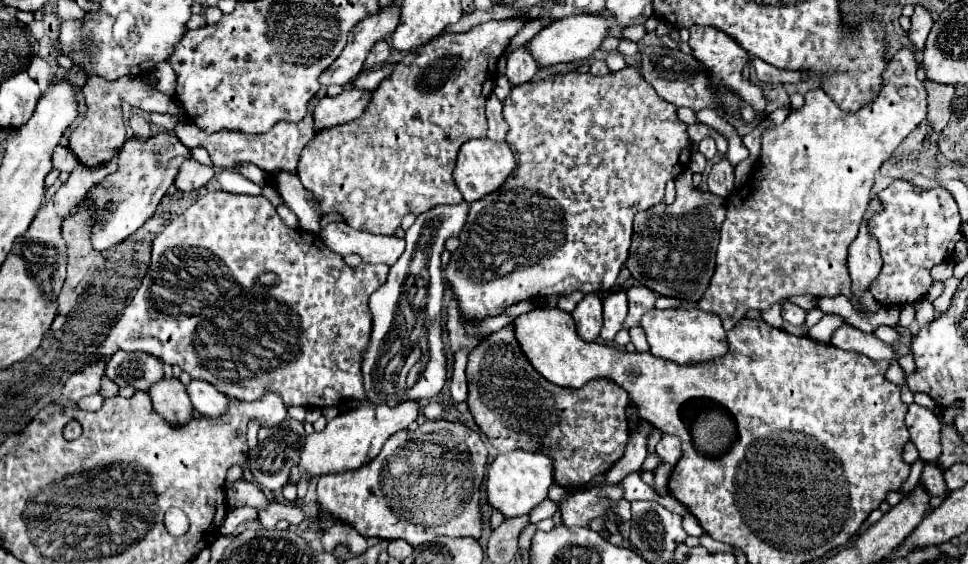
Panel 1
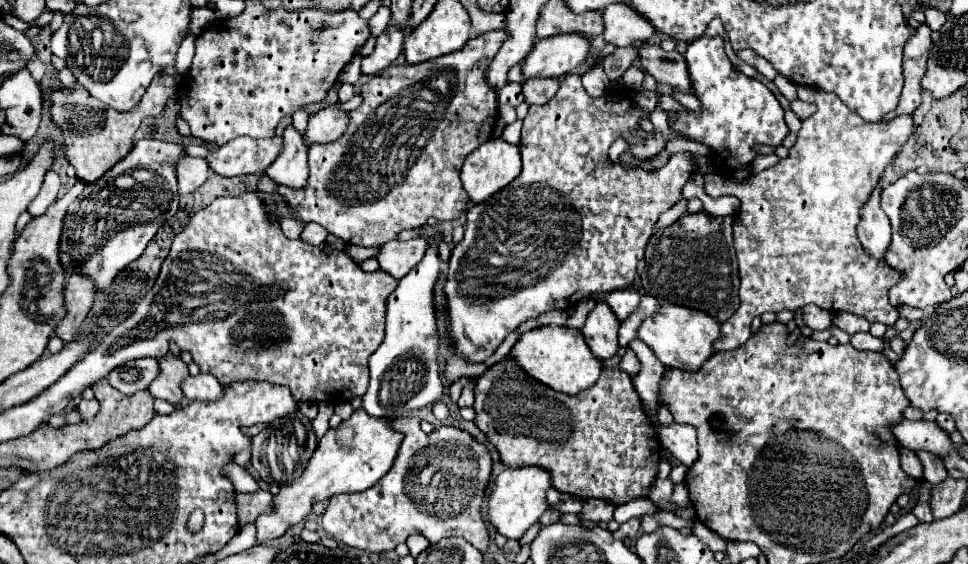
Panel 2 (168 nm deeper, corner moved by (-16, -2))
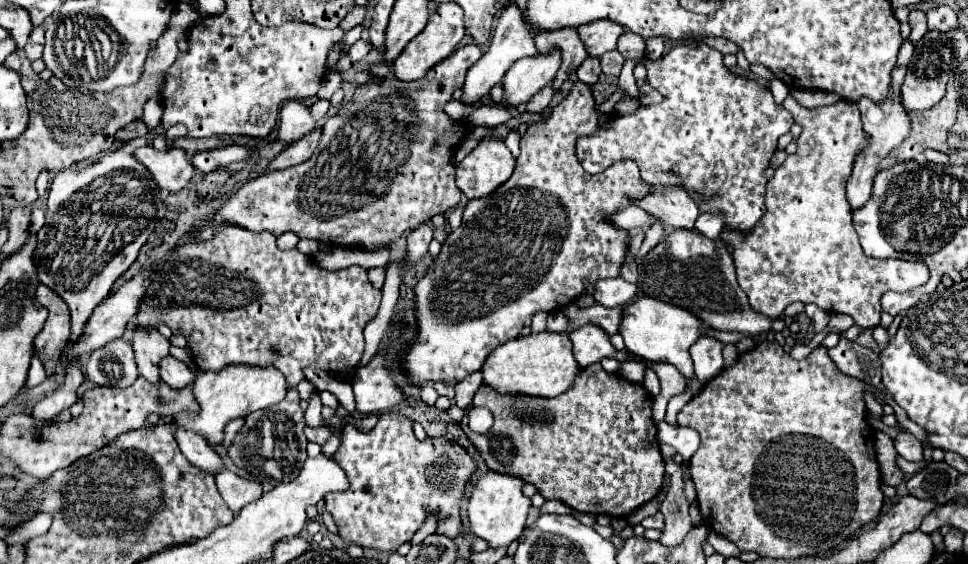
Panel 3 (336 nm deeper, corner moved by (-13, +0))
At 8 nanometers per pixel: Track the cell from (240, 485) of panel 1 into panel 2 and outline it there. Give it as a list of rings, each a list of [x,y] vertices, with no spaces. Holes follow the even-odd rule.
[[[234,462],[228,464],[228,468],[224,468],[224,472],[230,476],[236,492],[240,492],[240,494],[252,494],[252,492],[258,492],[260,490],[260,486],[252,478],[252,474],[248,470],[240,468],[238,464],[234,464]]]

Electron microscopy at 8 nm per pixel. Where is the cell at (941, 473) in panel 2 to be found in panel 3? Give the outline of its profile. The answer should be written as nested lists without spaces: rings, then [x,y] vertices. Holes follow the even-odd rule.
[[[899,428],[899,434],[895,436],[893,442],[895,442],[895,450],[901,458],[911,460],[911,462],[923,460],[923,446],[907,428]]]

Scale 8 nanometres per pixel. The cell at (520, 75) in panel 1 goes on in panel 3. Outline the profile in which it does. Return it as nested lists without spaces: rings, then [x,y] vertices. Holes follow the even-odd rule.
[[[545,86],[543,90],[539,90],[539,94],[535,94],[535,96],[529,100],[529,104],[527,104],[527,112],[541,114],[541,112],[549,106],[551,98],[553,98],[553,90],[551,90],[551,86]]]

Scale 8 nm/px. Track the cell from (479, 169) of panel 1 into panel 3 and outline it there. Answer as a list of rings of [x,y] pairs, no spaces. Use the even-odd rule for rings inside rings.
[[[483,140],[457,166],[457,186],[471,198],[483,198],[513,174],[515,158],[501,140]]]

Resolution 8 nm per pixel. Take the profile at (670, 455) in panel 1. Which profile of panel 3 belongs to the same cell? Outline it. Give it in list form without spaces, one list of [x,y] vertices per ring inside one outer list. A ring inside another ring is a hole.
[[[659,422],[657,430],[659,430],[657,432],[659,442],[671,444],[685,460],[689,460],[699,448],[699,434],[693,428],[685,428],[685,426],[673,428],[667,422]]]

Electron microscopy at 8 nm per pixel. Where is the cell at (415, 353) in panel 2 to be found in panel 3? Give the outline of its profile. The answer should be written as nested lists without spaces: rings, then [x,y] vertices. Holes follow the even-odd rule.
[[[385,354],[373,356],[367,366],[357,368],[357,374],[353,378],[351,386],[355,392],[357,412],[365,416],[379,410],[389,410],[403,400],[399,386],[395,386],[393,382],[395,372],[385,368],[385,360]]]

